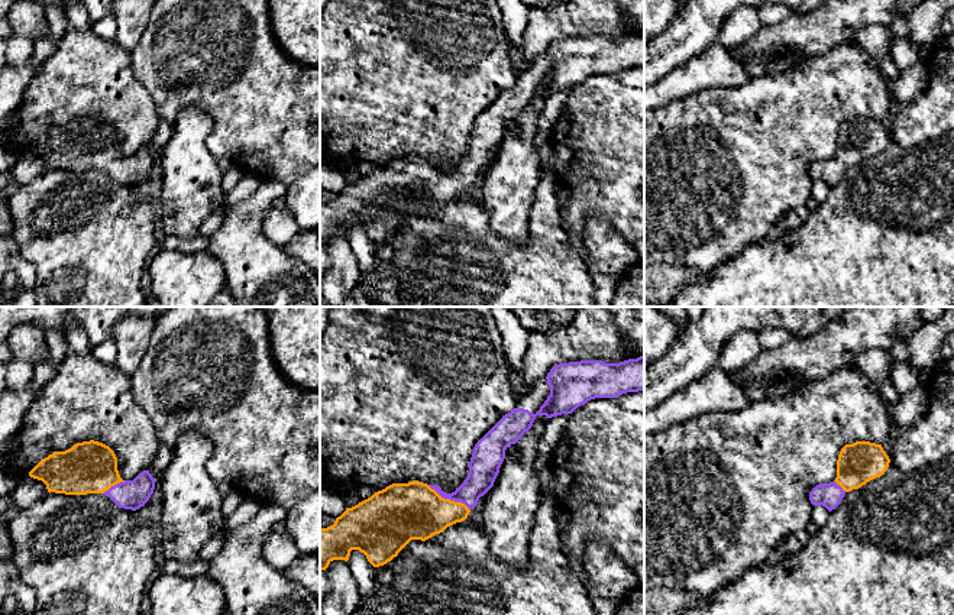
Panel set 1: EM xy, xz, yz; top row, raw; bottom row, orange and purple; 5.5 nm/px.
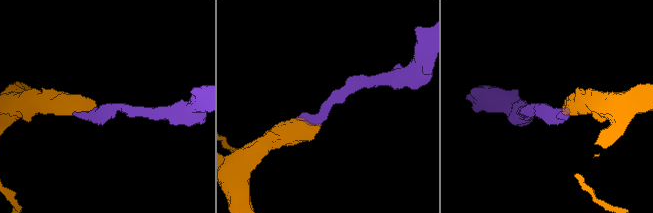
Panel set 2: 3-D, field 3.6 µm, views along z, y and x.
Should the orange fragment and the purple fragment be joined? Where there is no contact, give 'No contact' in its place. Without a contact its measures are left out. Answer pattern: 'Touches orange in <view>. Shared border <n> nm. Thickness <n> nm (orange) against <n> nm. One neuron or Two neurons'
Touches orange in xz. Shared border 280 nm. Thickness 320 nm (orange) against 160 nm. One neuron

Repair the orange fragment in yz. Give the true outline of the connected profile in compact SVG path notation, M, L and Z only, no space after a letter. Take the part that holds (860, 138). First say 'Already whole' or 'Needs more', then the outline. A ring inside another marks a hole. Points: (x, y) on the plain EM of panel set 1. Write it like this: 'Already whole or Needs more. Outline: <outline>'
Needs more. Outline: M870 117L845 120L838 130L835 156L816 161L809 168L809 177L831 188L841 179L847 168L885 150L889 139L890 135L882 120Z

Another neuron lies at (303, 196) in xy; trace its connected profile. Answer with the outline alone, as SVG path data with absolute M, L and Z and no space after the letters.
M320 165L290 184L284 198L300 229L320 229Z

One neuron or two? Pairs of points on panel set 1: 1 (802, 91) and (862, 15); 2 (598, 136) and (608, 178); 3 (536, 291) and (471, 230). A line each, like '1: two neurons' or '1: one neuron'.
1: two neurons
2: one neuron
3: one neuron

